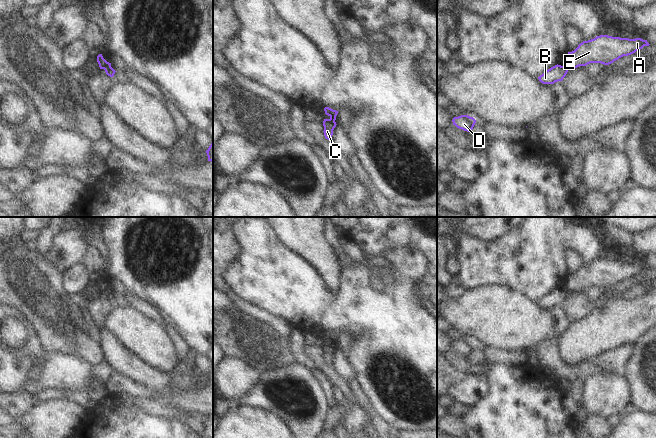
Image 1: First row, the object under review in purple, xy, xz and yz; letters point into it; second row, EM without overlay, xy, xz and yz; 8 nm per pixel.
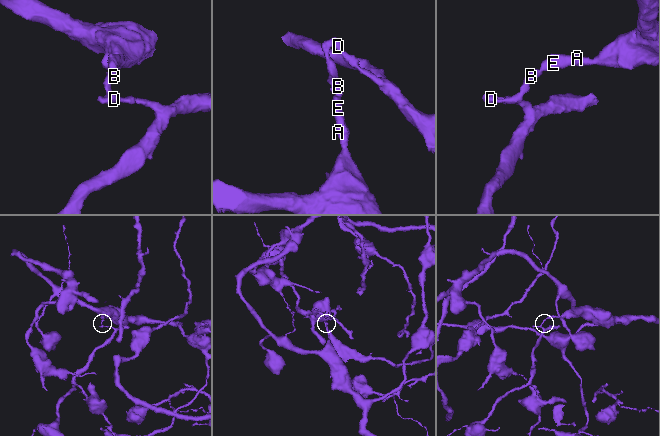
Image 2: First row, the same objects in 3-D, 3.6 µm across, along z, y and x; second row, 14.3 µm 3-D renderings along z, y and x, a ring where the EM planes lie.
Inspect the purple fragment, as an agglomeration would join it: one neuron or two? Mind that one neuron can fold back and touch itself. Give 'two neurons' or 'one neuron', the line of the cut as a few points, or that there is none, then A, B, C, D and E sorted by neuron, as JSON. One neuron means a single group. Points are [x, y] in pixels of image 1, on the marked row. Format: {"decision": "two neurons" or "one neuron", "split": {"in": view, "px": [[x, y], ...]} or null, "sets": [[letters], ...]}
{"decision": "two neurons", "split": {"in": "xy", "px": [[110, 65], [104, 69]]}, "sets": [["A", "C", "E"], ["B", "D"]]}

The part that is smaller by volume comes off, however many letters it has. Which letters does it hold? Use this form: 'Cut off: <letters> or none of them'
Cut off: B, D

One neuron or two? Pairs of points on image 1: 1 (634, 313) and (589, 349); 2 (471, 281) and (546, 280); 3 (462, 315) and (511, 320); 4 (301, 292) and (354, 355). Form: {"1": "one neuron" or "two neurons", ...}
{"1": "one neuron", "2": "one neuron", "3": "one neuron", "4": "one neuron"}

